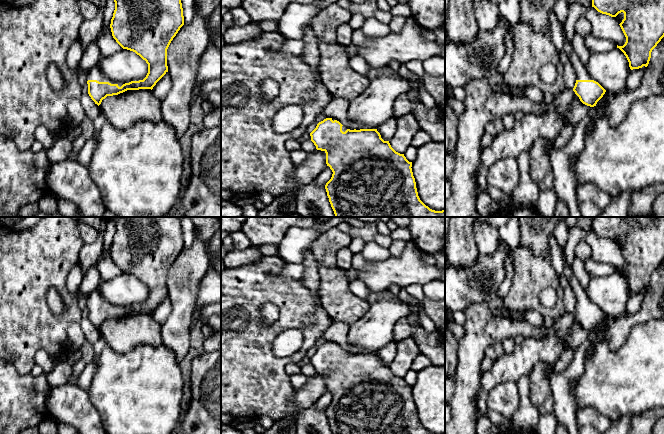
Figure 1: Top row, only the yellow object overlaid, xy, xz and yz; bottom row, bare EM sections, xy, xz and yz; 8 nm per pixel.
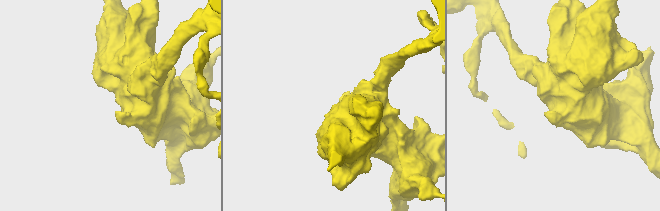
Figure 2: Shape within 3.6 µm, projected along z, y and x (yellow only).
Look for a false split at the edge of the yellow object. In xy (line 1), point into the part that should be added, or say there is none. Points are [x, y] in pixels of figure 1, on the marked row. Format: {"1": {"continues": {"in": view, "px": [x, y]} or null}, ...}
{"1": {"continues": {"in": "xy", "px": [95, 73]}}}

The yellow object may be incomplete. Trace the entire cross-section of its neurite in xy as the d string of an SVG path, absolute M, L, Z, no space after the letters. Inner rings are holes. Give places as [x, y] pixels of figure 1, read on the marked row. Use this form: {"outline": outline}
{"outline": "M114 0L115 10L111 19L111 32L123 48L135 52L148 64L148 73L143 80L129 83L116 82L100 69L99 62L88 72L88 94L98 106L107 96L118 95L127 90L153 89L168 72L167 49L180 28L184 25L181 0Z"}

